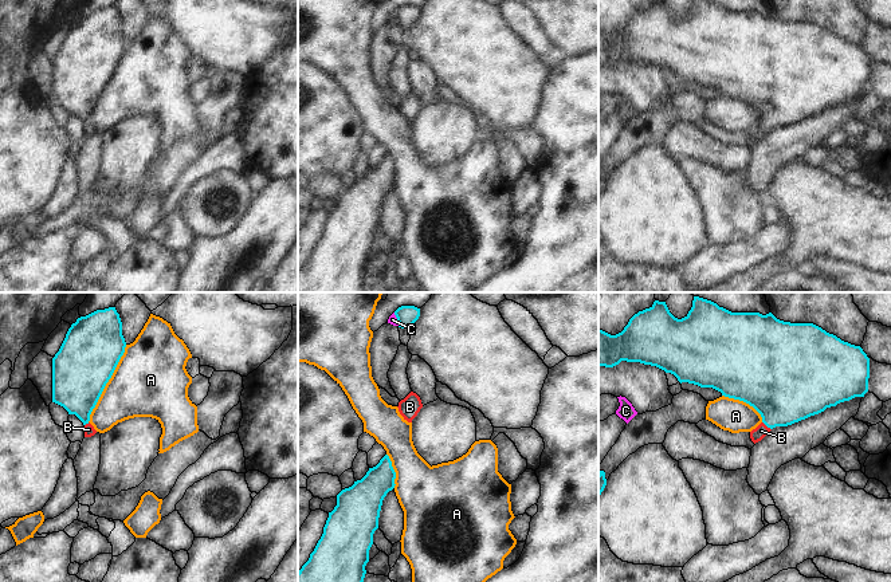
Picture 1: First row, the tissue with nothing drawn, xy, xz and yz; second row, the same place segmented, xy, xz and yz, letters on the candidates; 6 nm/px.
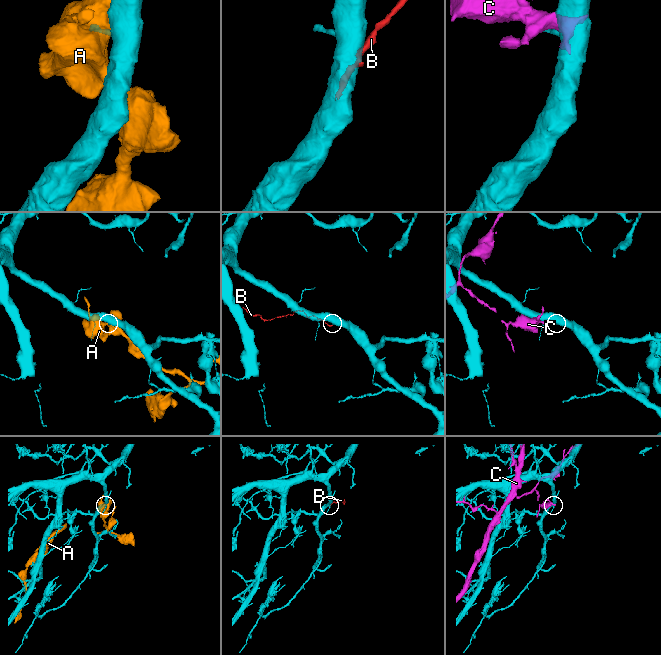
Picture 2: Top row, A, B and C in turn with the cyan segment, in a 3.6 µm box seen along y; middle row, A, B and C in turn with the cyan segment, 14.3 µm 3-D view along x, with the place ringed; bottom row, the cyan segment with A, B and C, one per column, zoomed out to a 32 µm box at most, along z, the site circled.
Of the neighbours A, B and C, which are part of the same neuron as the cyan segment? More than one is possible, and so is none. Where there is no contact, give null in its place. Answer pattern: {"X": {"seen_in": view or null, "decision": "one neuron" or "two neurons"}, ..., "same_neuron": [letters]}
{"A": {"seen_in": "xy", "decision": "two neurons"}, "B": {"seen_in": "yz", "decision": "one neuron"}, "C": {"seen_in": "xz", "decision": "two neurons"}, "same_neuron": ["B"]}

